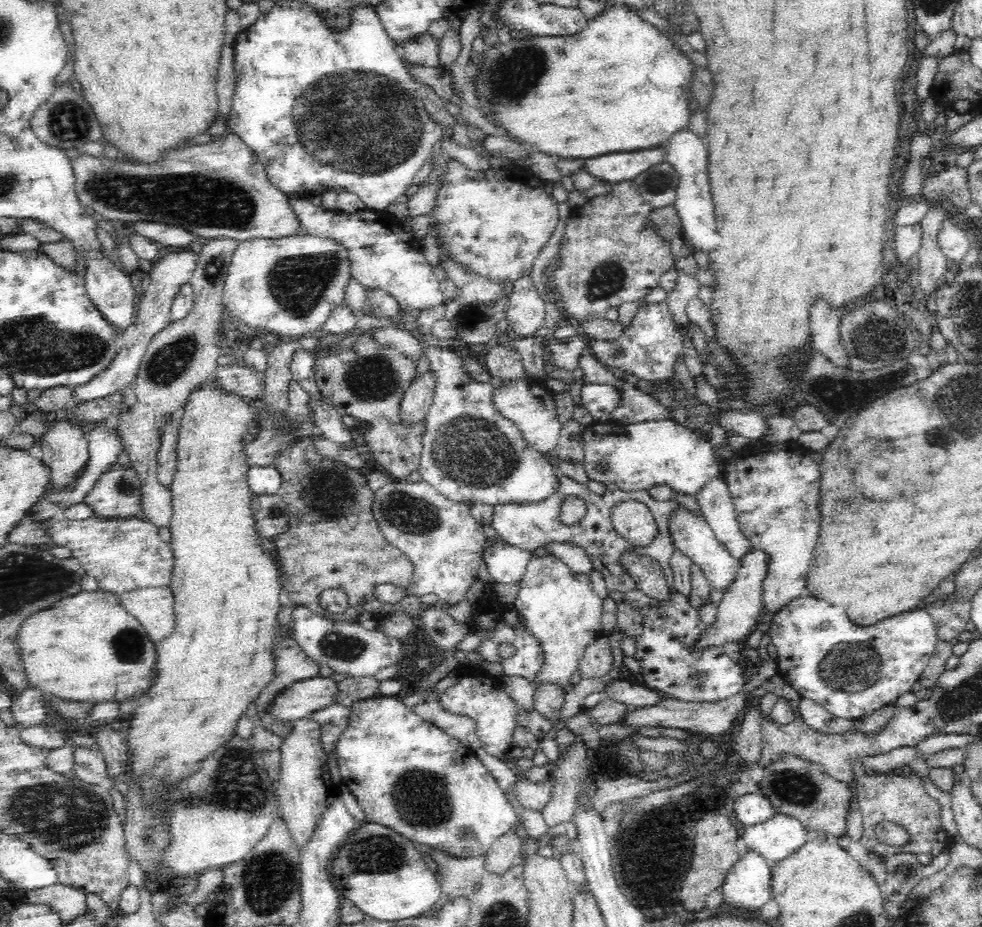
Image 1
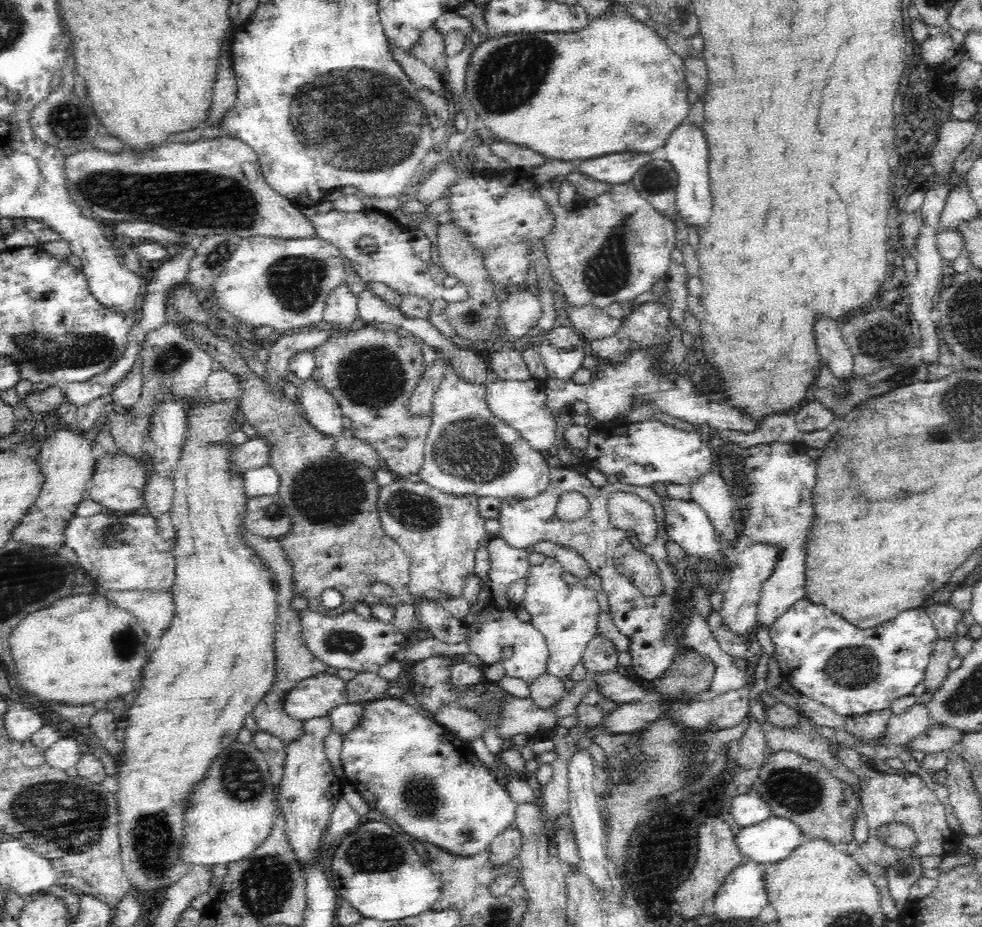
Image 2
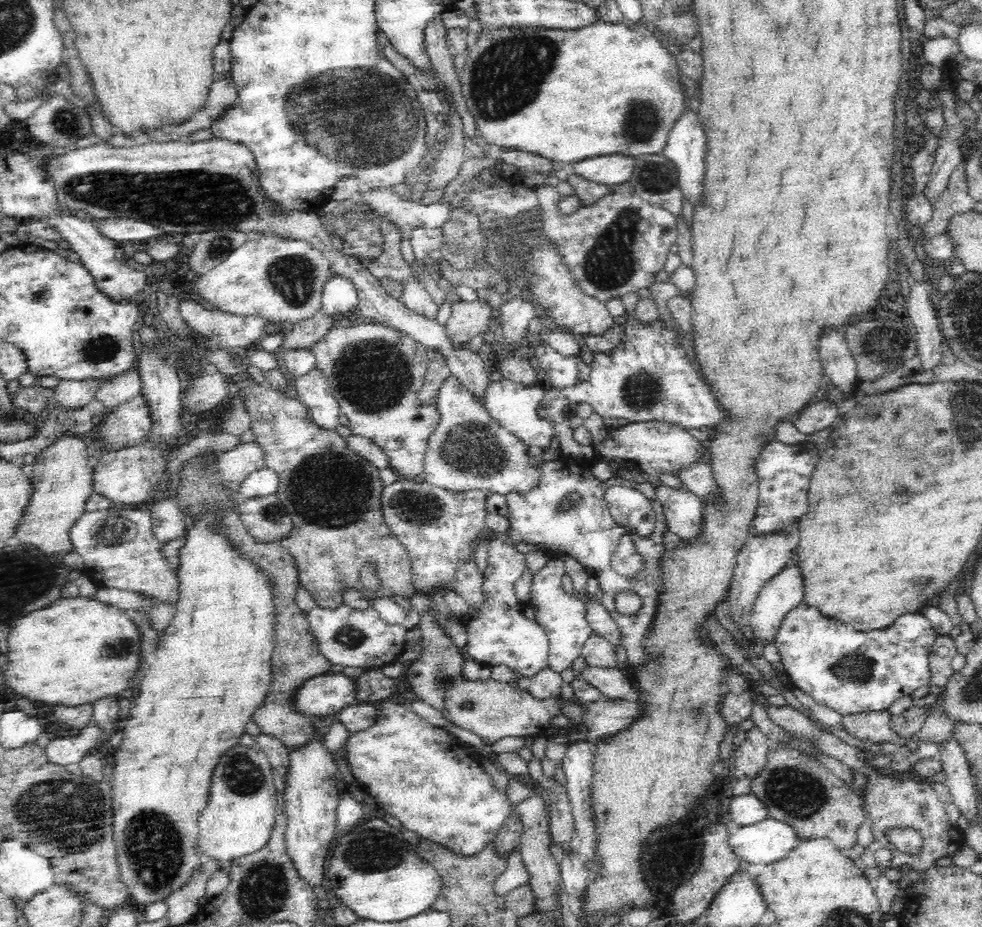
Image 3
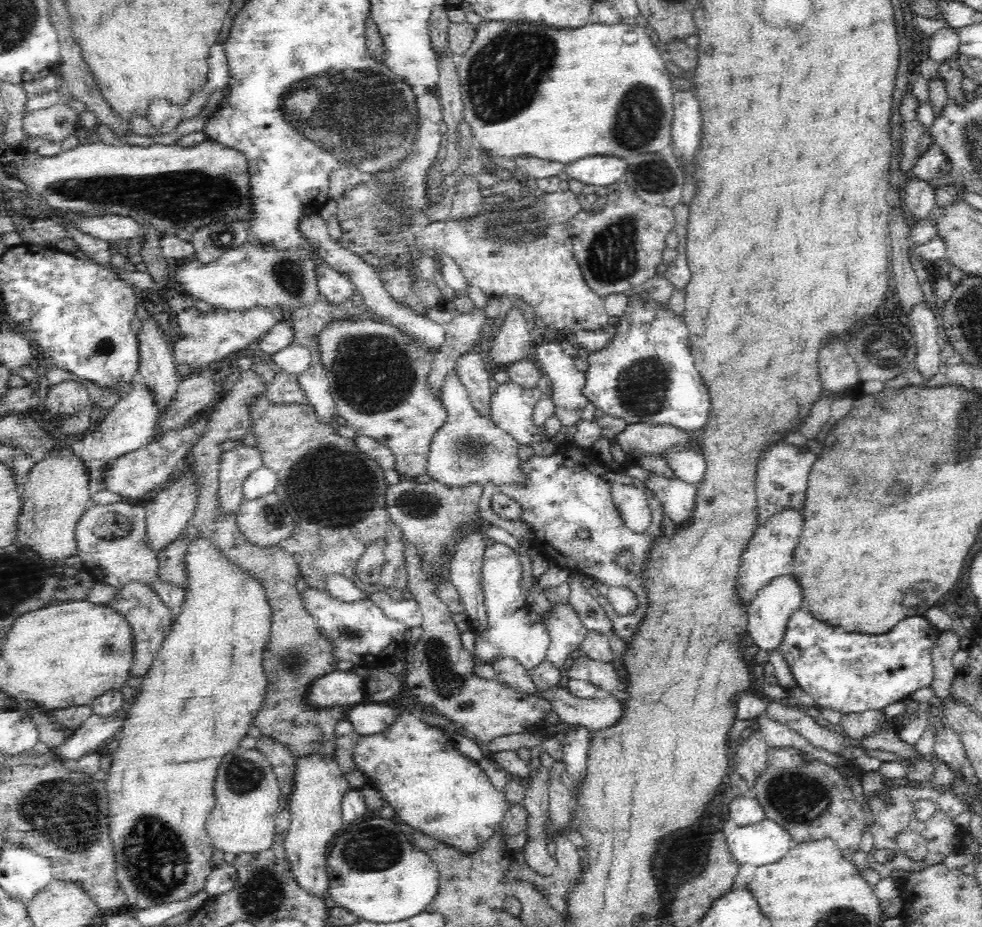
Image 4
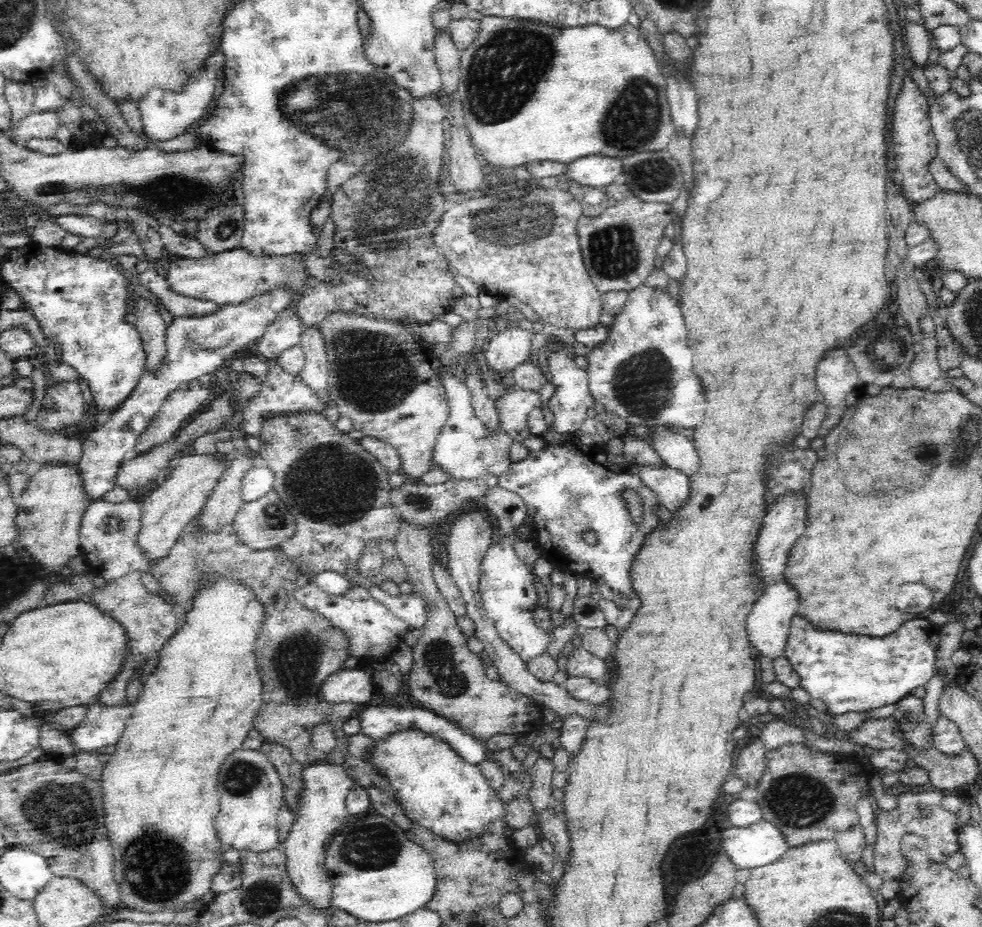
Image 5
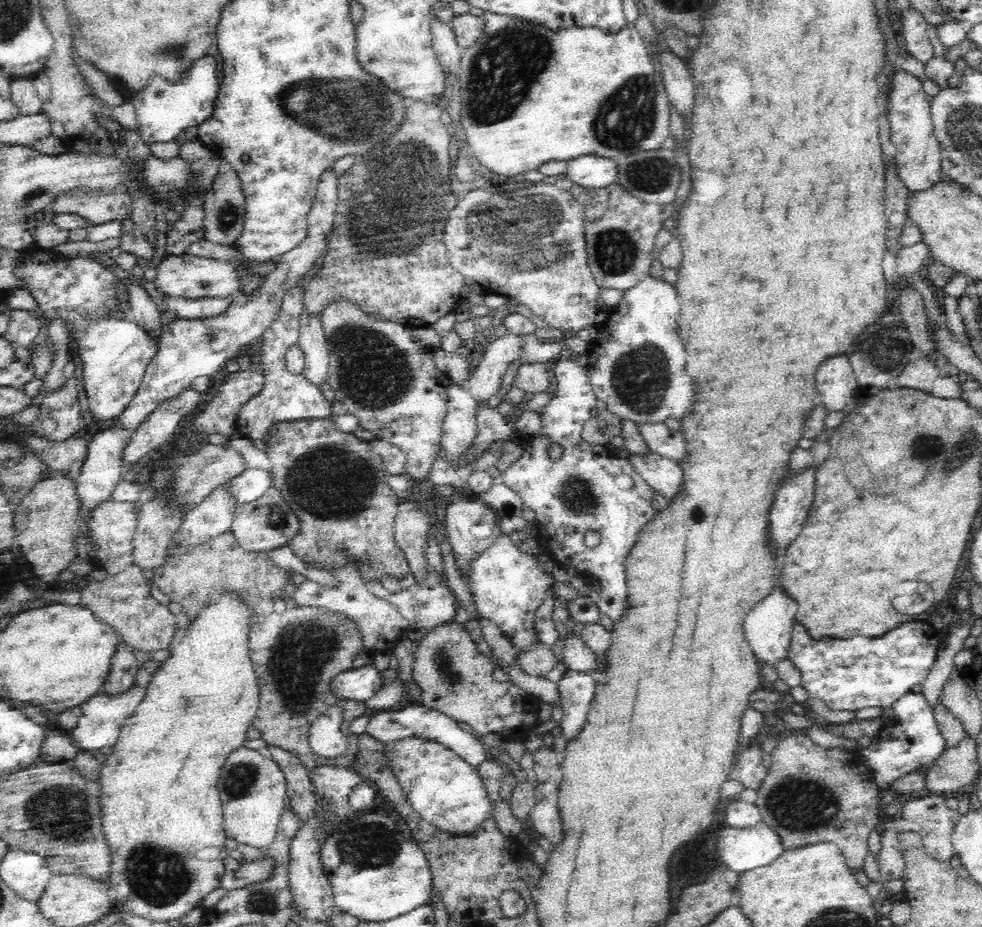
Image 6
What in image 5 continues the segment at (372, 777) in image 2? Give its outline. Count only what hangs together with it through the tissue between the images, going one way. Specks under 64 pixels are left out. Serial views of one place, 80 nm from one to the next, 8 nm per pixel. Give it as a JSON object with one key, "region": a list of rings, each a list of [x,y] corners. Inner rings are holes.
{"region":[[[408,730],[376,740],[368,757],[394,785],[405,816],[437,836],[454,841],[474,840],[484,834],[488,823],[505,814],[506,803],[489,787],[478,766],[468,764],[449,744],[425,732]]]}

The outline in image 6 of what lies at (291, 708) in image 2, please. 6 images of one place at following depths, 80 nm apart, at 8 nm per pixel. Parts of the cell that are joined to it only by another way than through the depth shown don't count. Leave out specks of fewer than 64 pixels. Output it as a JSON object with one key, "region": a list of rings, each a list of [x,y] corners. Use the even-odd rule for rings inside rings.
{"region":[[[371,662],[360,668],[343,672],[332,680],[333,692],[347,702],[367,702],[384,686],[384,670],[376,668]]]}

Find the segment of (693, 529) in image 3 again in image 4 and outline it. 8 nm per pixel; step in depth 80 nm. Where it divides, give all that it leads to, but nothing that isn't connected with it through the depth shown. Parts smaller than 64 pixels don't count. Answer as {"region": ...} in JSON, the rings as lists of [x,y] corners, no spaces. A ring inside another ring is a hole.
{"region":[[[651,473],[644,482],[661,502],[663,514],[668,515],[675,525],[689,519],[695,503],[696,485],[676,475],[666,477],[660,473]]]}

